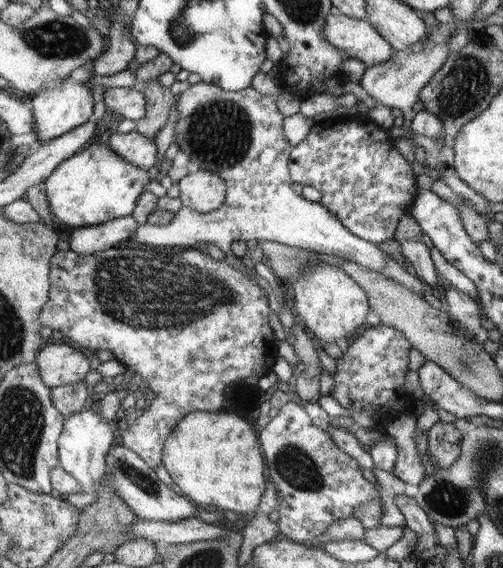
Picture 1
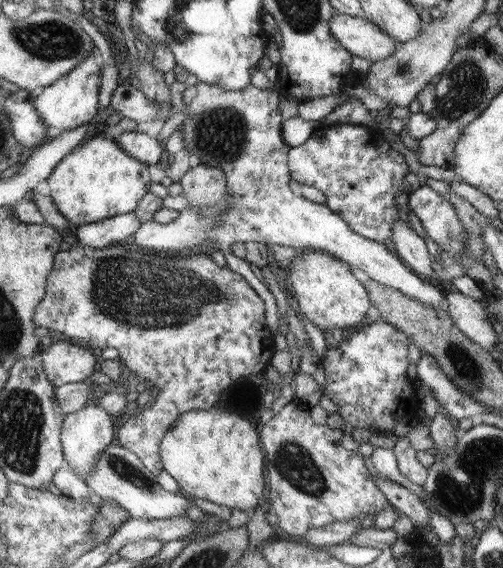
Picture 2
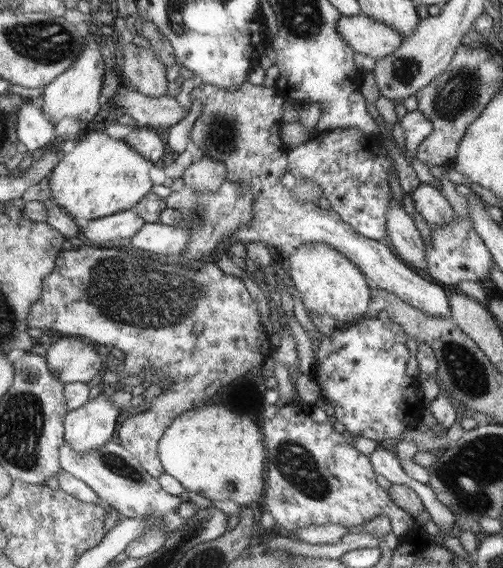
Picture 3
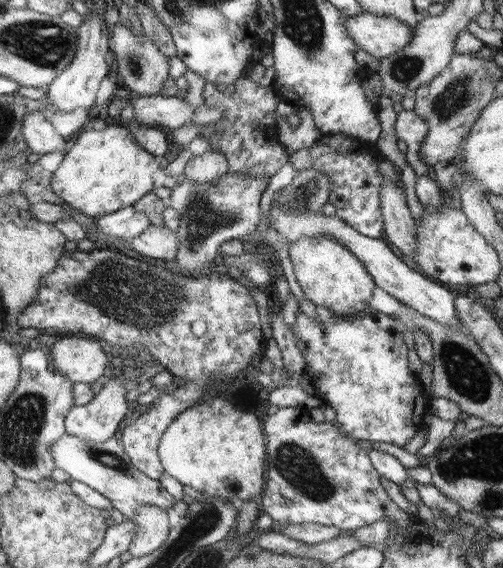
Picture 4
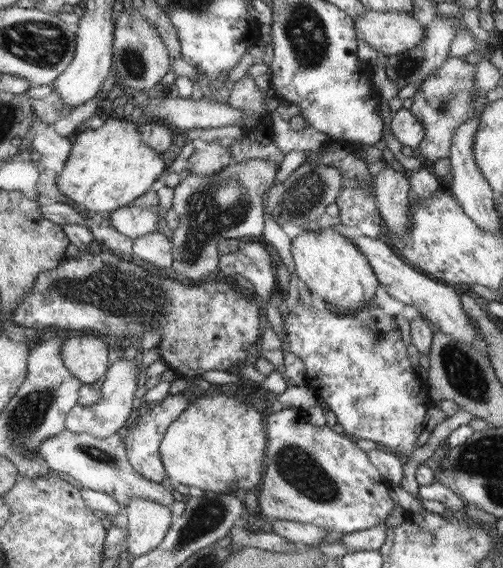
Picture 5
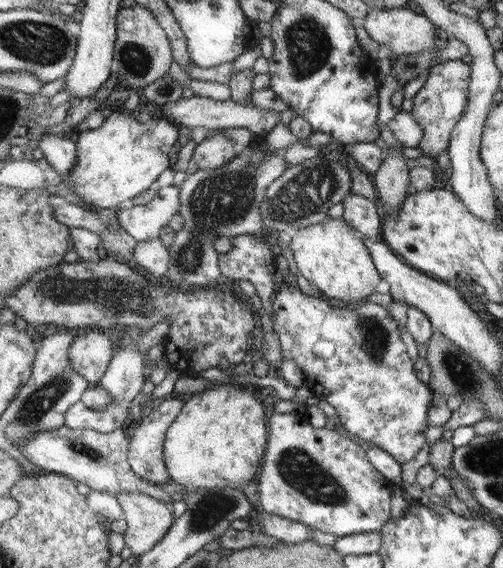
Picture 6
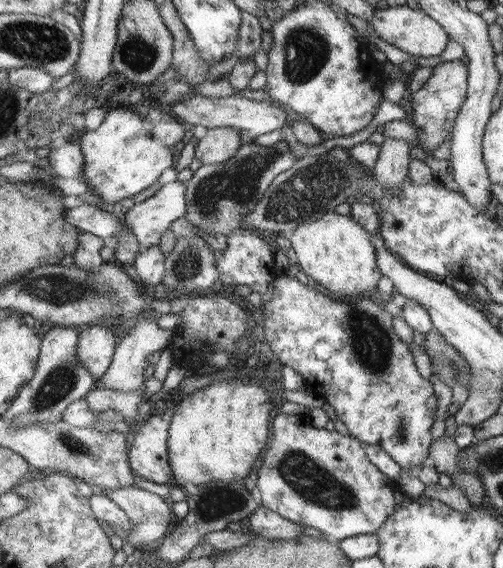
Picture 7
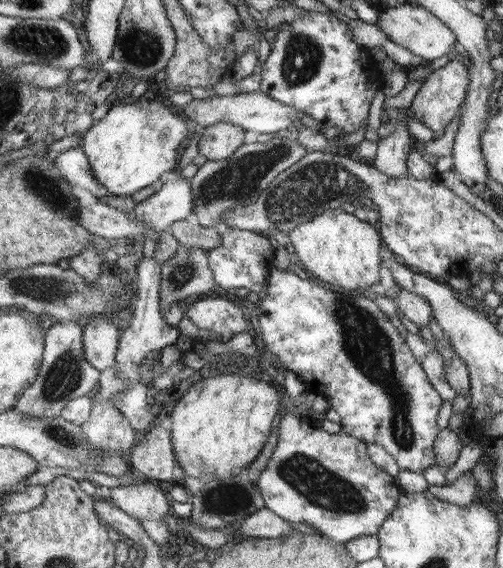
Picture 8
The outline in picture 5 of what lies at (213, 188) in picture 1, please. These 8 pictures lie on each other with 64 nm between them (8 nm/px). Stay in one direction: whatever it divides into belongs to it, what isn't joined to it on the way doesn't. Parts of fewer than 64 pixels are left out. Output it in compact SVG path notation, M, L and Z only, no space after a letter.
M215 140L209 142L204 149L195 150L189 157L191 174L206 176L216 174L231 164L232 154L229 151L228 142Z

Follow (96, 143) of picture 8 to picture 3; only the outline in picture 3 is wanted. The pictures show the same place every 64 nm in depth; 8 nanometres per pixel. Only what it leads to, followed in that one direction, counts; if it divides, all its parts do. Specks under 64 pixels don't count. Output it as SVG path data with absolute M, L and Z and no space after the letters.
M134 128L123 139L114 139L104 132L89 131L77 141L78 145L69 153L62 156L62 160L47 175L47 182L56 204L73 218L84 218L92 221L104 218L124 210L131 210L148 194L152 188L150 168L152 162L161 162L164 158L164 142L150 128Z

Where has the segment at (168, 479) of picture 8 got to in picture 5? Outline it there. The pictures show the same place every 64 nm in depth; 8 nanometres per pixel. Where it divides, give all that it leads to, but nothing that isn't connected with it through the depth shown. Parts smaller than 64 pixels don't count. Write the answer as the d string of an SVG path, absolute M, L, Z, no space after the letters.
M193 385L190 390L186 389L181 393L177 393L176 395L168 395L163 399L163 401L156 402L151 405L151 411L144 414L140 417L136 423L134 428L130 428L128 430L128 436L126 436L126 447L128 448L128 457L130 462L133 463L133 466L138 472L145 475L146 478L152 479L154 482L162 482L167 476L168 472L165 470L165 465L161 459L161 442L162 438L165 437L165 433L169 430L169 426L173 424L174 421L177 420L178 417L181 416L182 413L185 412L189 405L191 404L192 396L194 396L194 392L199 392L200 387L196 389Z

